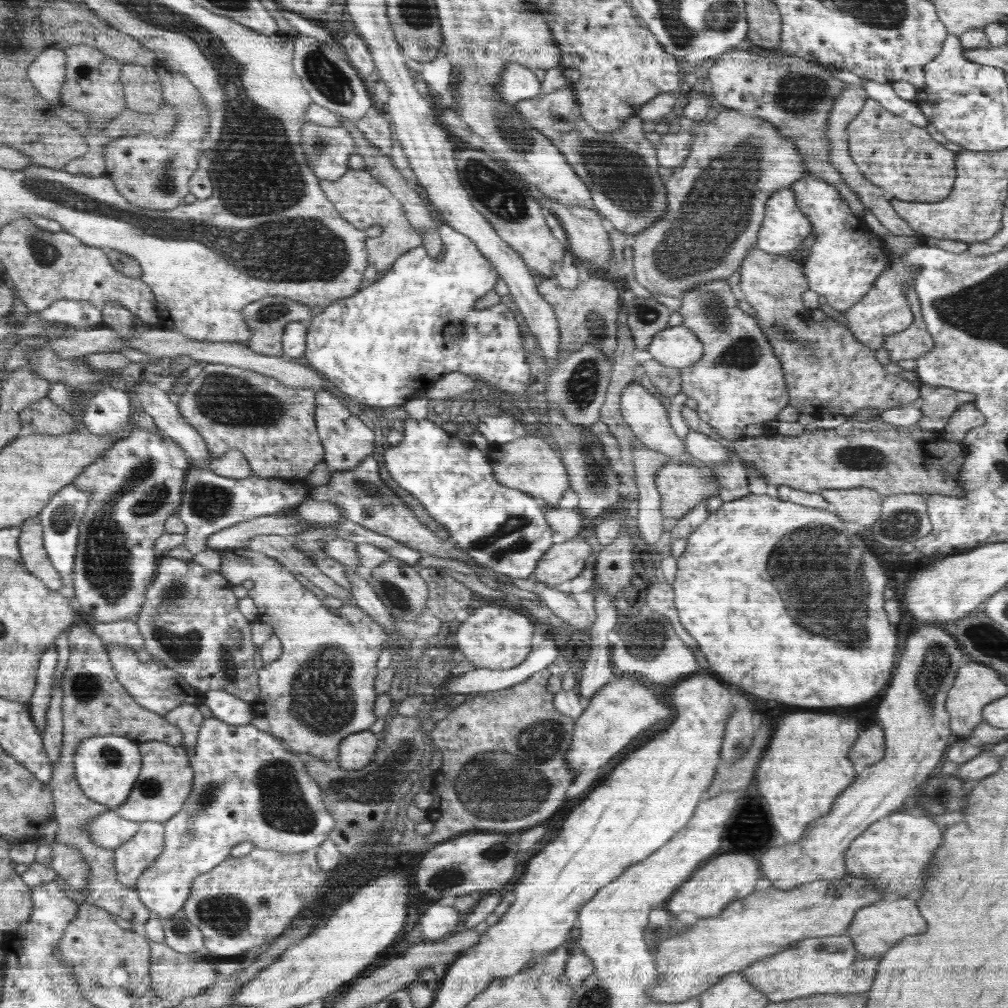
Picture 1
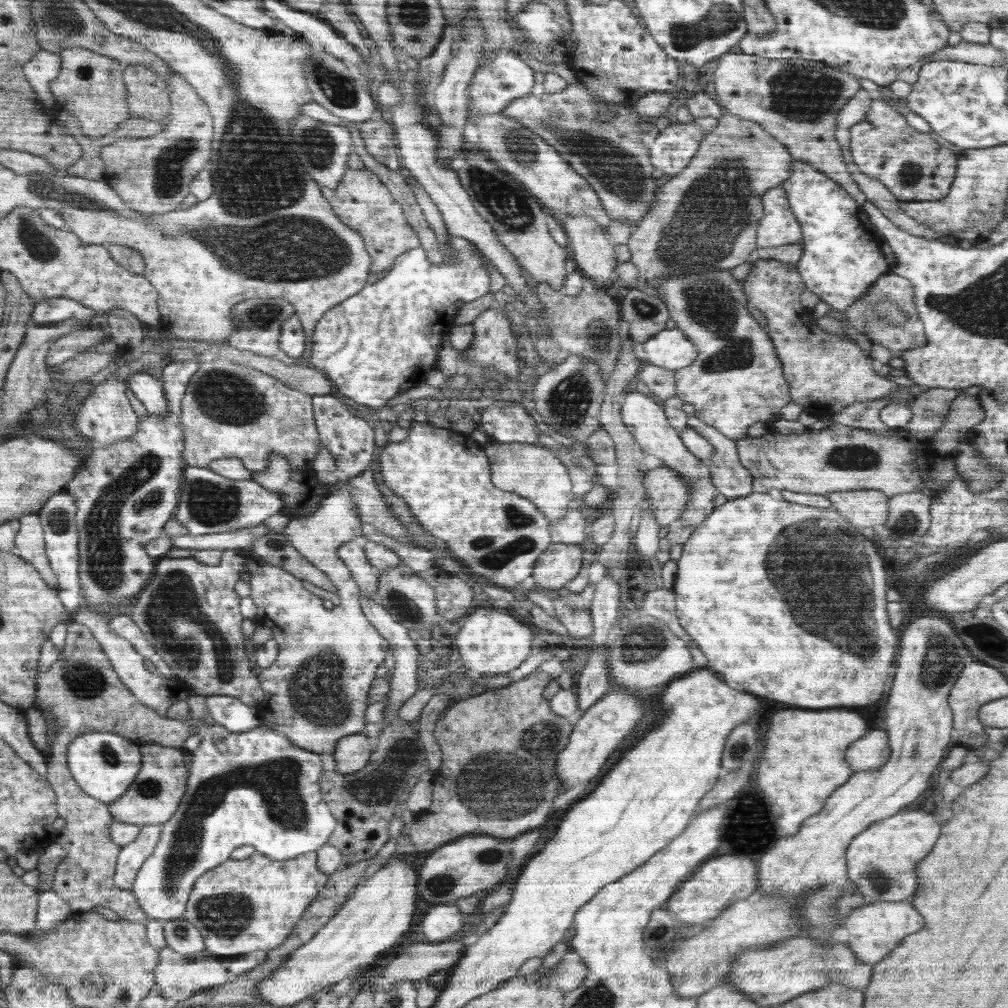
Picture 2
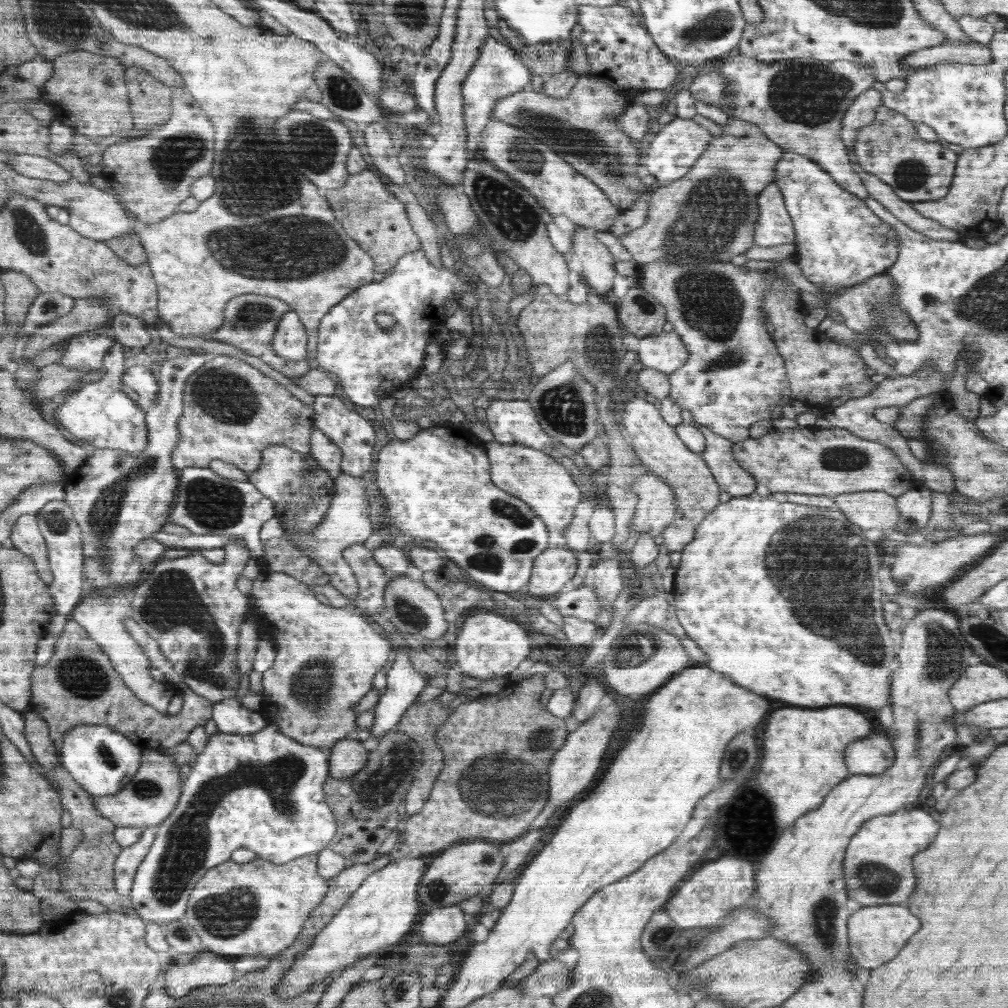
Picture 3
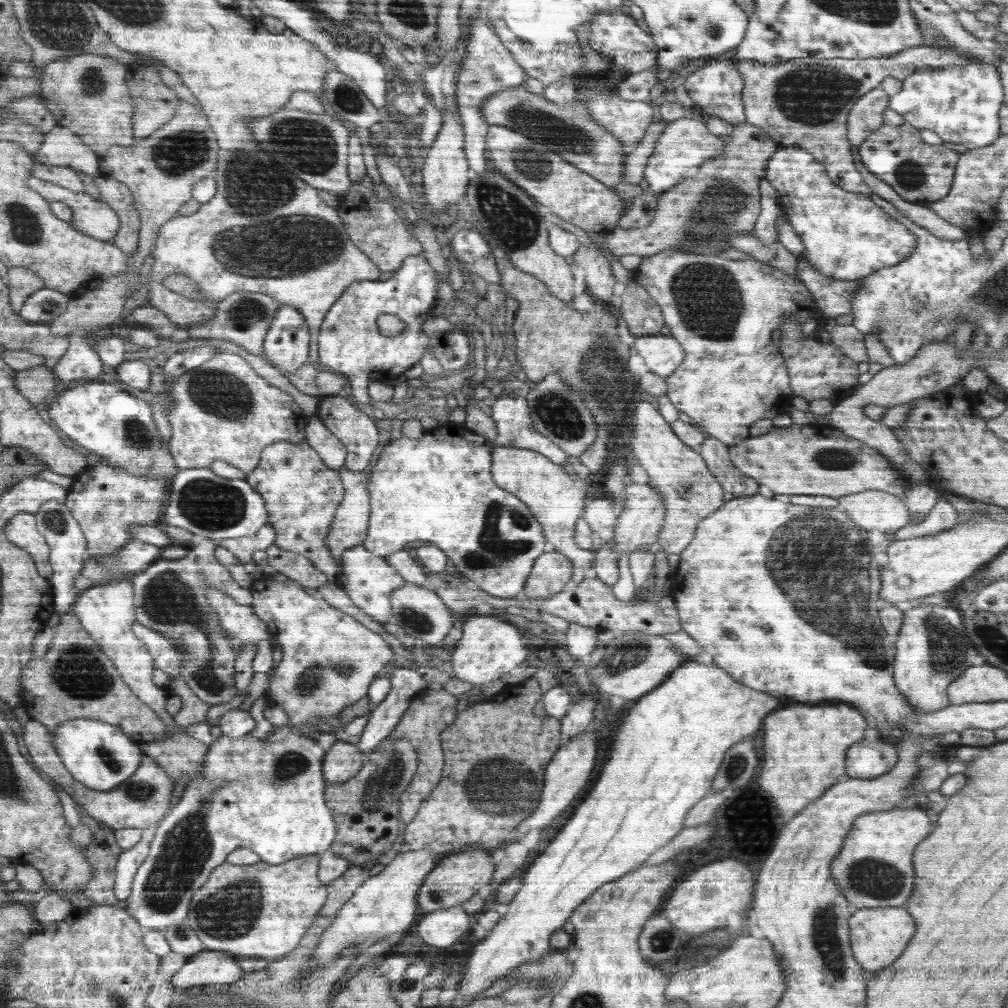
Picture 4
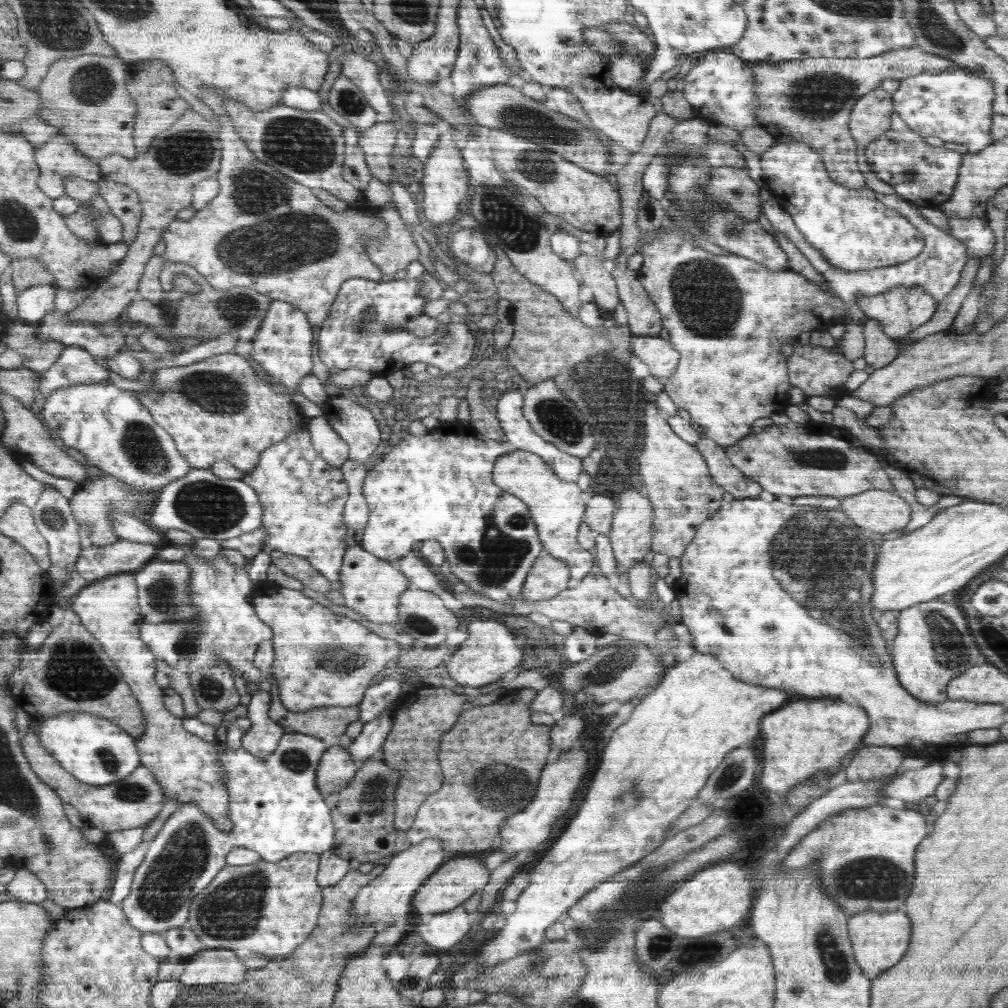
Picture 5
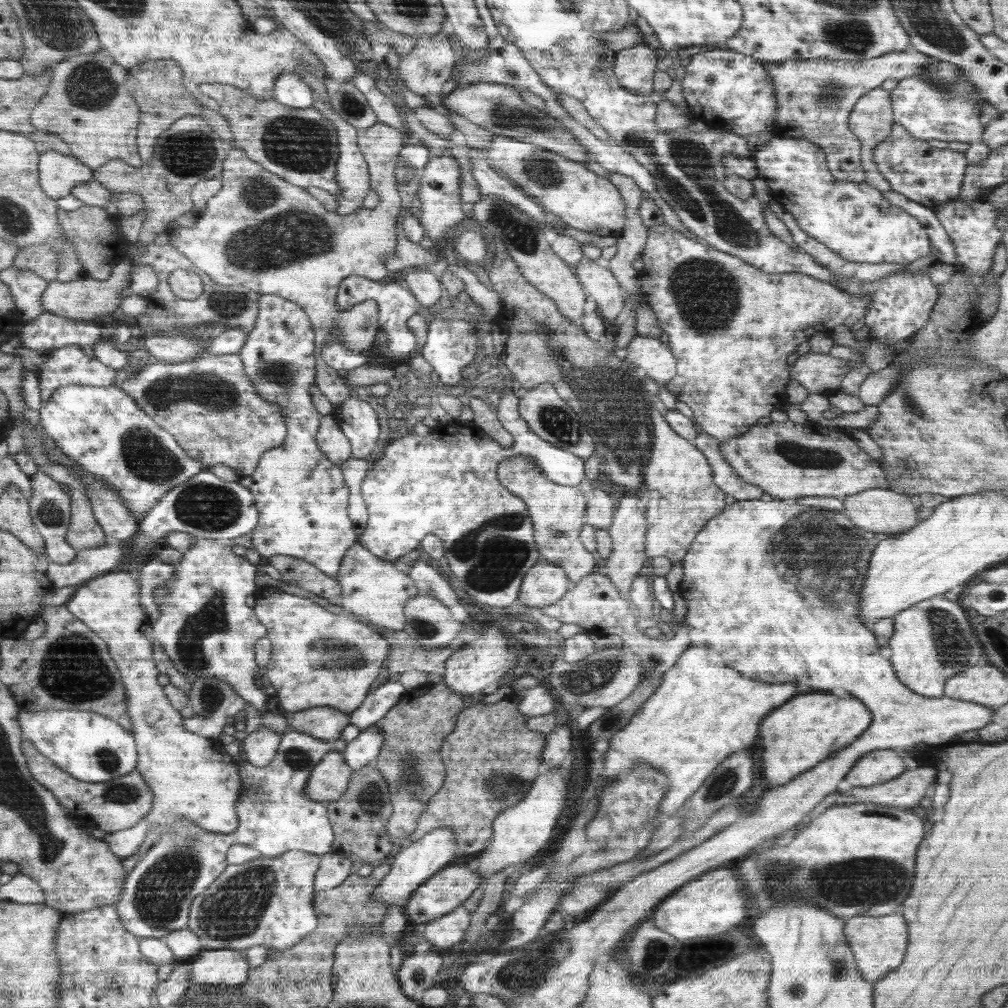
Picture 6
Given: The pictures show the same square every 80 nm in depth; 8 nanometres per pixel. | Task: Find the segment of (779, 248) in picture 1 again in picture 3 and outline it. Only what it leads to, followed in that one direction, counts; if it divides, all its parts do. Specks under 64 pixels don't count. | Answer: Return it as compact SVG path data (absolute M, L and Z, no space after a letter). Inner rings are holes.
M774 182L759 194L757 205L759 217L755 223L754 244L756 246L778 246L794 244L793 220L785 207L780 189Z

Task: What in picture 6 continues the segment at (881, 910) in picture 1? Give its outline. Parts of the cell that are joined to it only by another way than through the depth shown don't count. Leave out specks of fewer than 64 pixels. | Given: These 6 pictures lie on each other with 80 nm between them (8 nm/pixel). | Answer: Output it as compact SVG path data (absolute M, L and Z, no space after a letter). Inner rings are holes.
M894 912L886 916L855 916L846 921L843 933L864 981L876 984L902 963L909 938L906 920L900 914Z

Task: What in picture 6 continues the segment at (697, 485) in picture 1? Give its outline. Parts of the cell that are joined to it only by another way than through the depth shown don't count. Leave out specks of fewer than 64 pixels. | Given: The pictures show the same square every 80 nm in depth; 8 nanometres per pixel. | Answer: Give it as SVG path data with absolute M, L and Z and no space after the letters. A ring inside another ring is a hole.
M626 494L624 498L616 501L616 512L613 515L613 522L607 529L612 540L612 550L610 556L601 563L601 570L614 583L615 589L628 598L632 581L647 561L648 556L645 553L646 536L648 526L646 524L646 510L639 512L639 498Z

